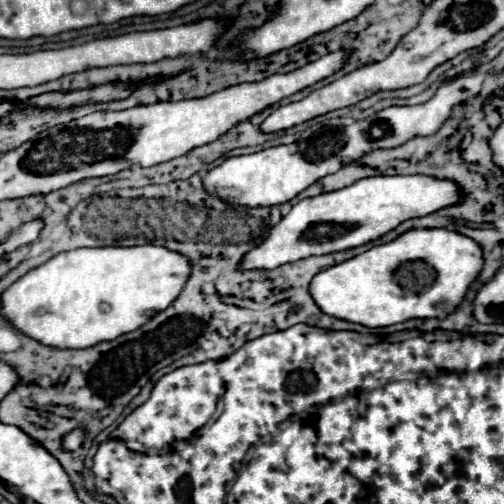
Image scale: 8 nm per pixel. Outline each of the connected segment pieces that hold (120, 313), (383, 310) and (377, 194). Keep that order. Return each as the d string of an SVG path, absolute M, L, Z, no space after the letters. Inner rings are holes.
M83 247L59 253L17 279L1 297L1 313L43 345L85 349L145 325L179 297L189 277L189 259L167 247Z
M411 229L395 241L317 273L311 295L323 313L365 327L387 327L409 319L445 319L459 309L483 269L483 251L471 237L449 229Z
M379 175L367 177L349 185L347 189L321 193L317 197L301 199L279 225L269 229L267 241L257 245L243 257L243 269L275 269L283 263L299 261L311 255L327 255L345 249L355 249L379 239L397 229L403 221L413 217L427 217L451 205L463 203L463 189L451 179L437 179L429 175Z

